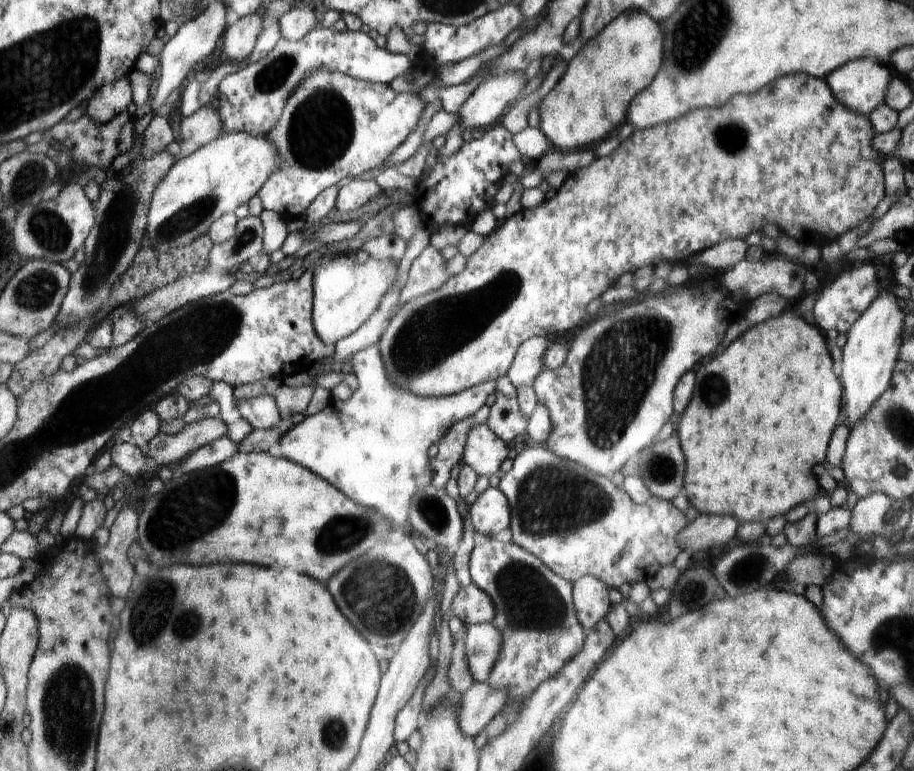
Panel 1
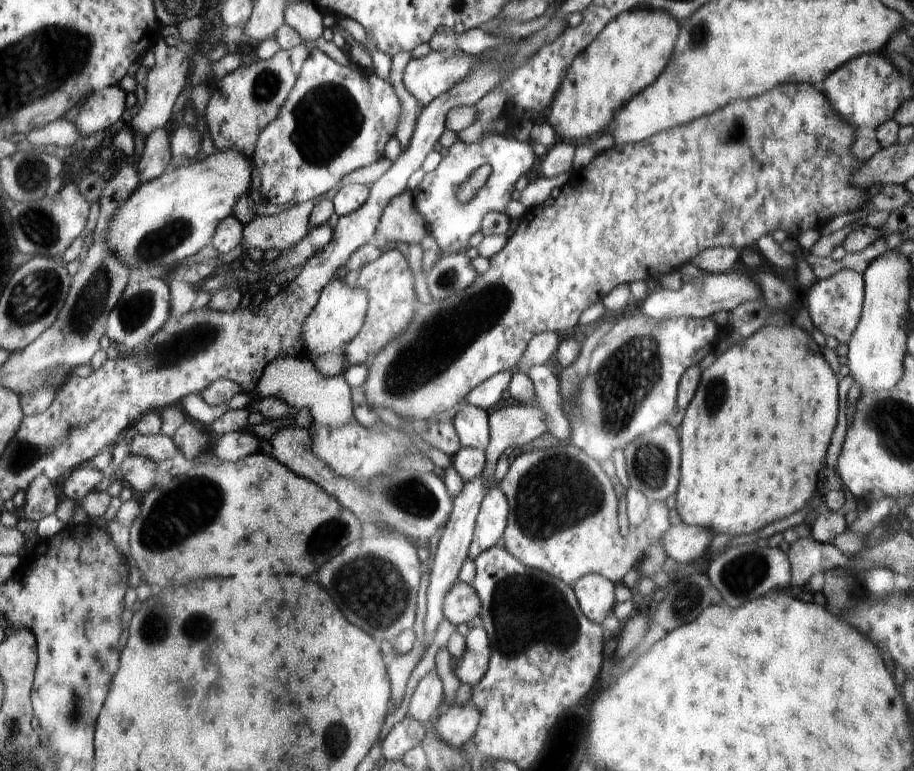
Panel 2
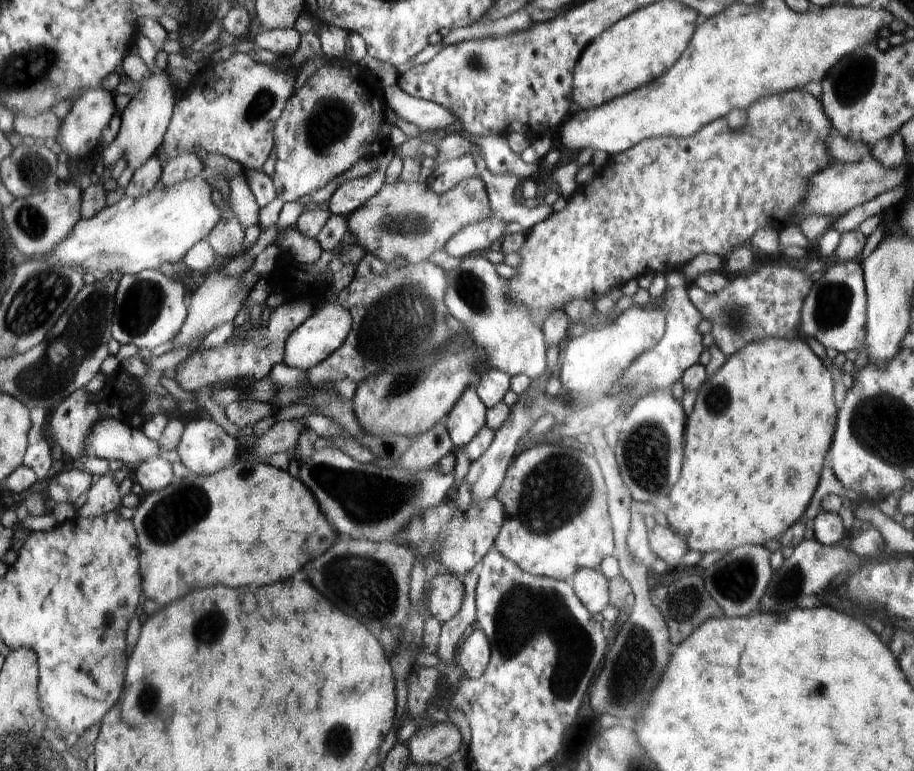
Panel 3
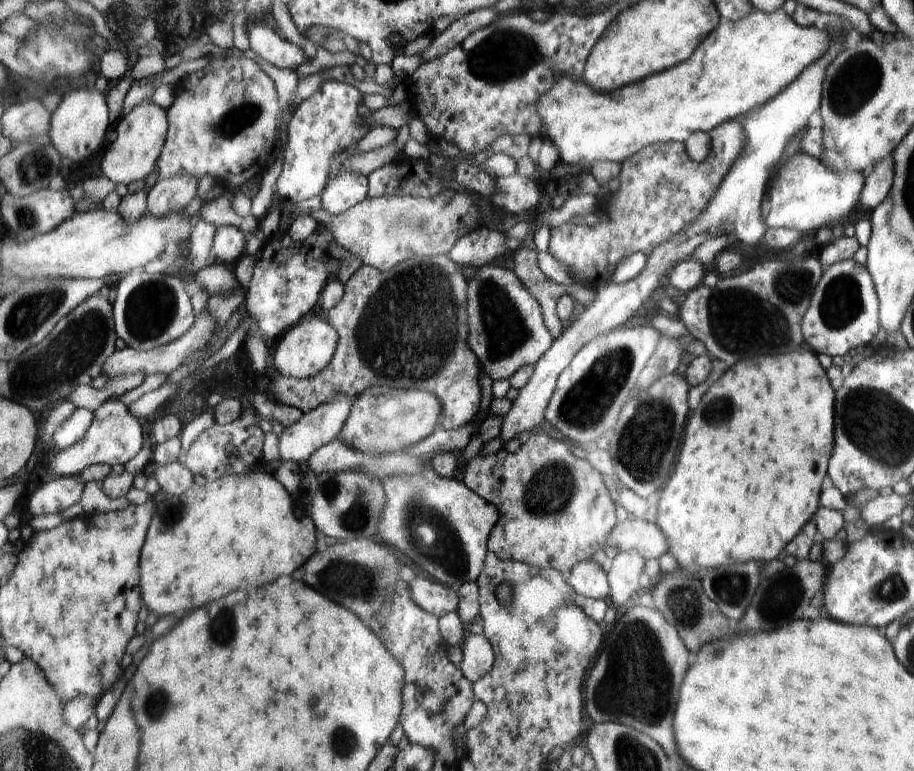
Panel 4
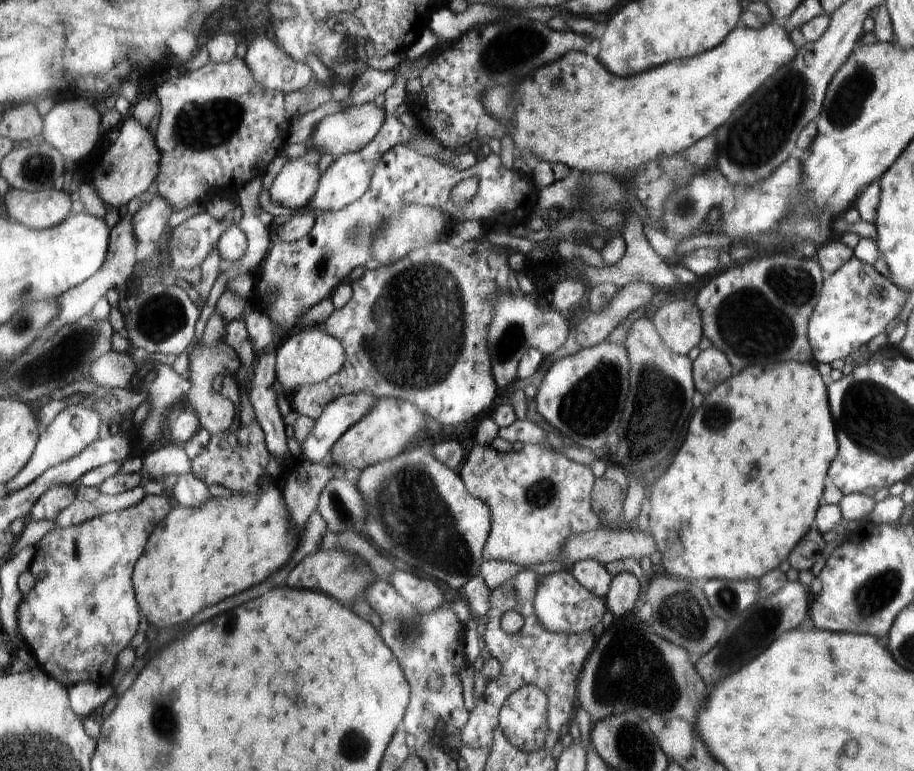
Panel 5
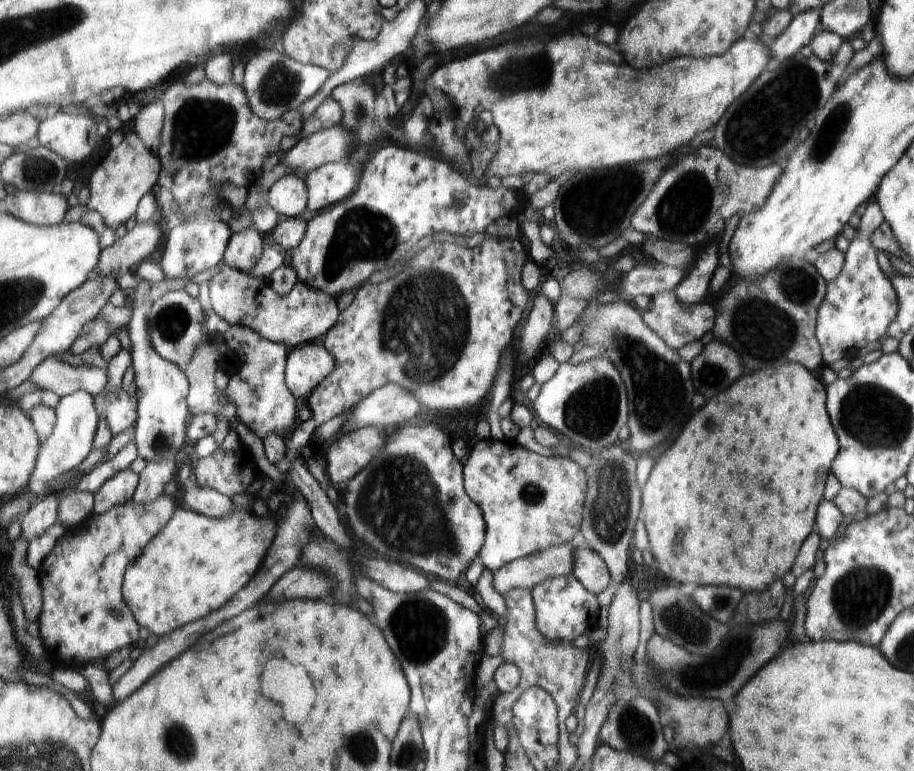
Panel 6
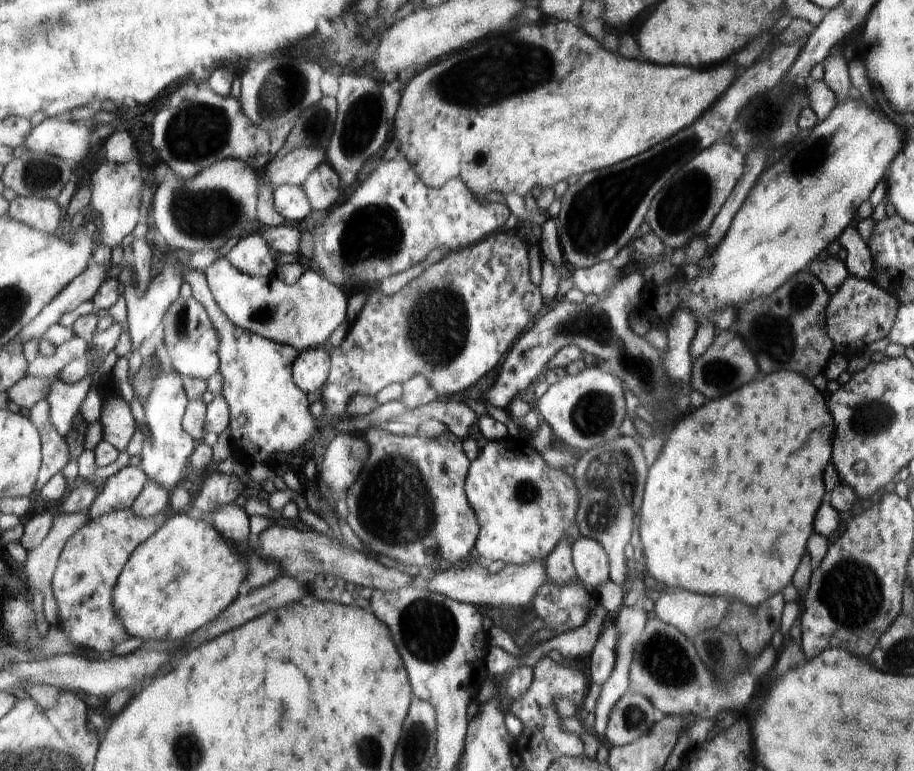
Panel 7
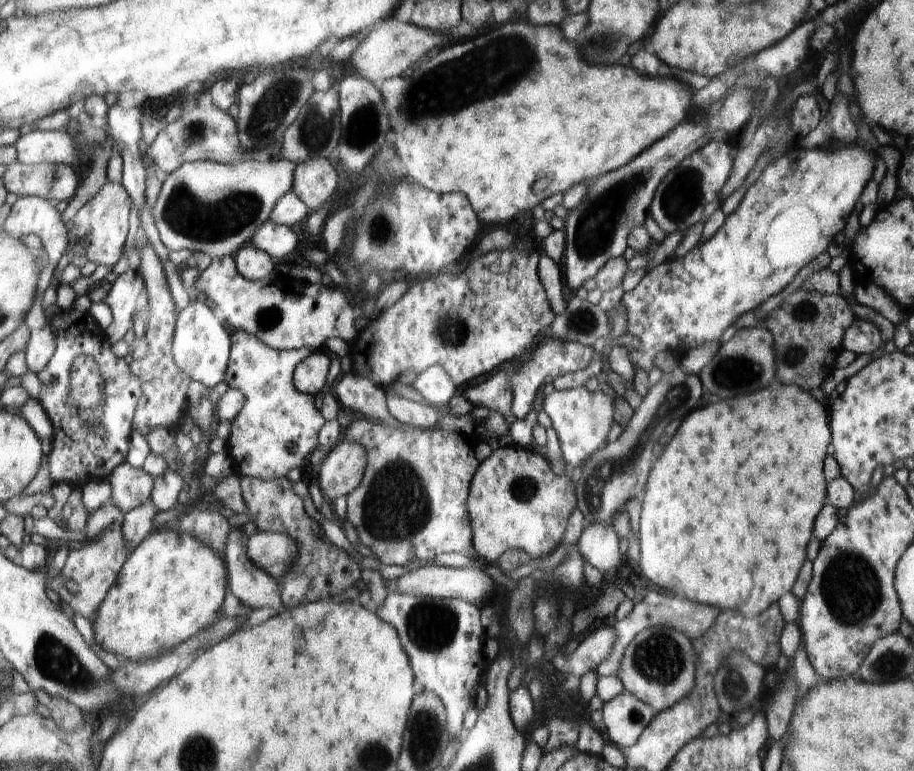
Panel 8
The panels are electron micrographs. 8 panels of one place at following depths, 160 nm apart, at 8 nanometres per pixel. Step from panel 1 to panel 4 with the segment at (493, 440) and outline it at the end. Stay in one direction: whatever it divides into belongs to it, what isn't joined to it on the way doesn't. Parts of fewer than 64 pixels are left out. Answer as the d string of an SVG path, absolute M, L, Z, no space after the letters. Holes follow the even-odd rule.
M446 255L436 258L411 257L391 270L380 272L372 266L362 264L346 282L340 302L325 315L340 336L333 361L321 373L314 374L314 377L280 376L274 384L274 400L295 406L307 414L334 394L341 393L354 399L372 386L426 390L442 400L439 428L449 431L463 427L480 410L480 376L483 376L483 368L480 368L479 359L469 346L469 284L460 269Z

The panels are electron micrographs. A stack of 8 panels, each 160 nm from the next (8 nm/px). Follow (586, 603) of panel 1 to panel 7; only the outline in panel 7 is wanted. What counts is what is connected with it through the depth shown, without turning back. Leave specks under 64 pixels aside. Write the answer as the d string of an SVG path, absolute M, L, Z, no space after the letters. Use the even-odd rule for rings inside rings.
M578 536L572 545L575 569L590 591L608 580L608 551L597 540Z

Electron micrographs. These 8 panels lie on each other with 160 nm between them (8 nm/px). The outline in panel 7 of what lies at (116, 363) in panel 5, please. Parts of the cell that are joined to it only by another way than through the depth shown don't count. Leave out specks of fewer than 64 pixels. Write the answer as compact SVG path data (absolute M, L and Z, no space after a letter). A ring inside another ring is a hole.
M26 374L6 392L12 408L19 411L30 411L38 400L46 398L50 381L47 378L29 377Z

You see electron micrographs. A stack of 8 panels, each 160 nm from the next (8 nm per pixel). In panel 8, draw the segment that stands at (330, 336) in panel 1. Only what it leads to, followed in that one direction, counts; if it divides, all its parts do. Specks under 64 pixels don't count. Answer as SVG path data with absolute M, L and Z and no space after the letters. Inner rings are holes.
M316 352L297 366L293 382L299 391L314 394L326 384L330 360L326 356L316 356Z

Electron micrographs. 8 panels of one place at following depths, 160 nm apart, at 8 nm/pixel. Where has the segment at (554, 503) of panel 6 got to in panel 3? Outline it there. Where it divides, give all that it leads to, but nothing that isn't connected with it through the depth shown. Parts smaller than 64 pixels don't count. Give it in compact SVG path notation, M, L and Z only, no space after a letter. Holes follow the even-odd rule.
M538 440L537 446L524 450L514 459L514 464L507 467L504 482L493 498L504 504L506 511L506 522L497 538L496 548L530 575L540 574L560 581L570 581L578 569L599 570L602 560L614 556L607 488L594 456L588 456L572 447L562 448L561 445Z

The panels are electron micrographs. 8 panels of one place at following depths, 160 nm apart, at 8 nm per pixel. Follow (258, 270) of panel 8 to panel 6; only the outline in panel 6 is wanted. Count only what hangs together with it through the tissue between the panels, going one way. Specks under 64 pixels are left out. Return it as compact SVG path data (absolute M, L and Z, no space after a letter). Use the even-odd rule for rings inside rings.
M252 227L246 228L230 236L222 264L248 273L248 270L254 268L262 252L260 233Z

